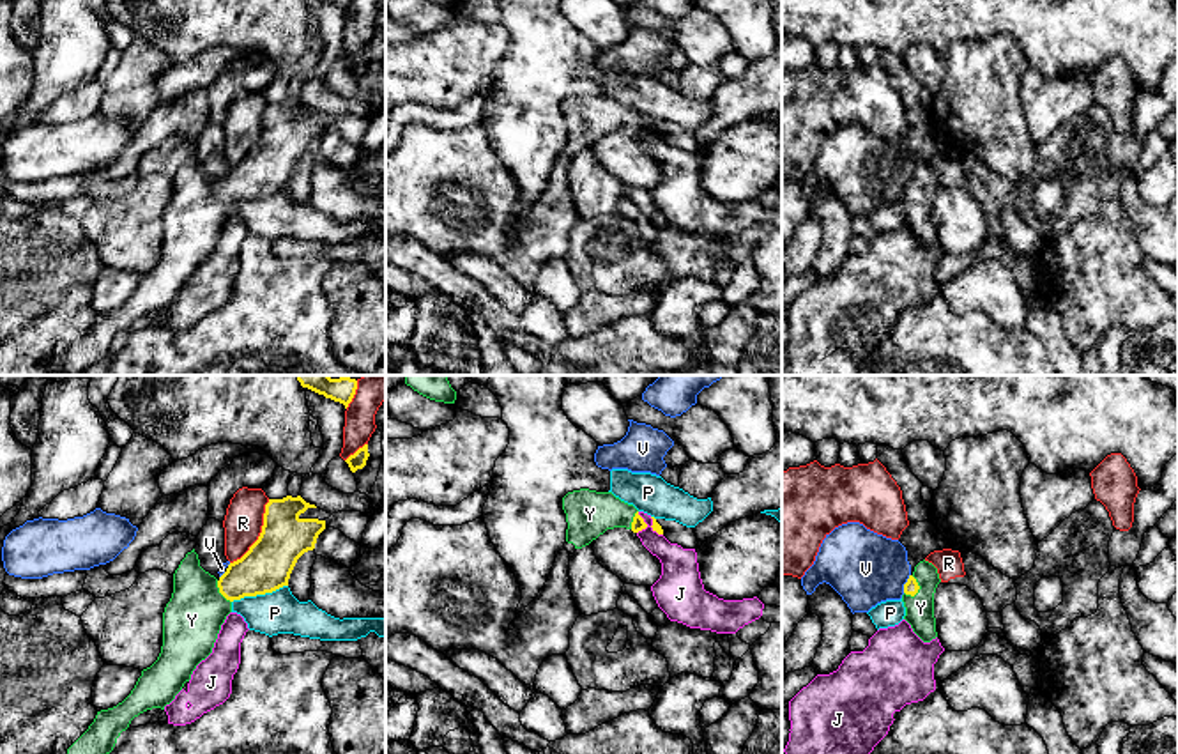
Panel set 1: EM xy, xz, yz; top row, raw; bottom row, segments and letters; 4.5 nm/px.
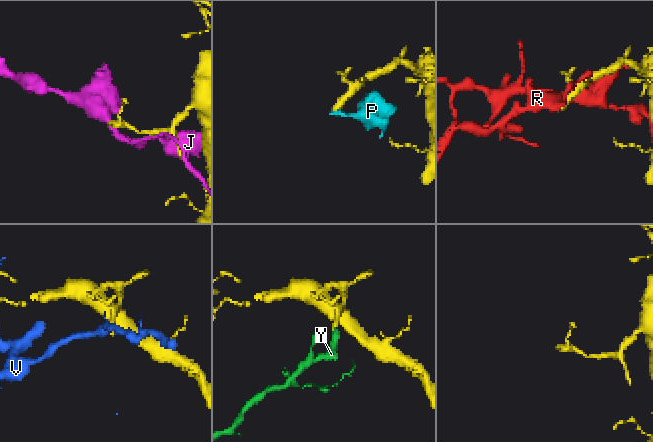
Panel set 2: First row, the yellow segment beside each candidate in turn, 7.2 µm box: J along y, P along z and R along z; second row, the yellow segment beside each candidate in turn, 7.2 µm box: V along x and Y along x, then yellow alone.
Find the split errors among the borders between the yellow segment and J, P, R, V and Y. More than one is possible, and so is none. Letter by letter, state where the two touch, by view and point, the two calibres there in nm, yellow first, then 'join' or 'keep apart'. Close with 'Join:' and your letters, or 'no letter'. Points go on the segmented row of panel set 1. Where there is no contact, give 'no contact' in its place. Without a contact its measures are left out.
J: meets yellow in xz at (651, 526); 60 nm thick on the yellow side, 180 nm on the other; keep apart
P: meets yellow in xy at (259, 593); 220 nm thick on the yellow side, 190 nm on the other; keep apart
R: meets yellow in xy at (260, 533); 220 nm thick on the yellow side, 180 nm on the other; keep apart
V: meets yellow in yz at (906, 583); 70 nm thick on the yellow side, 340 nm on the other; keep apart
Y: meets yellow in yz at (918, 586); 70 nm thick on the yellow side, 130 nm on the other; join
Join: Y

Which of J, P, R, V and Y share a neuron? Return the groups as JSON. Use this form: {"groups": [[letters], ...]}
{"groups": [["J"], ["P"], ["R"], ["V"], ["Y"]]}

